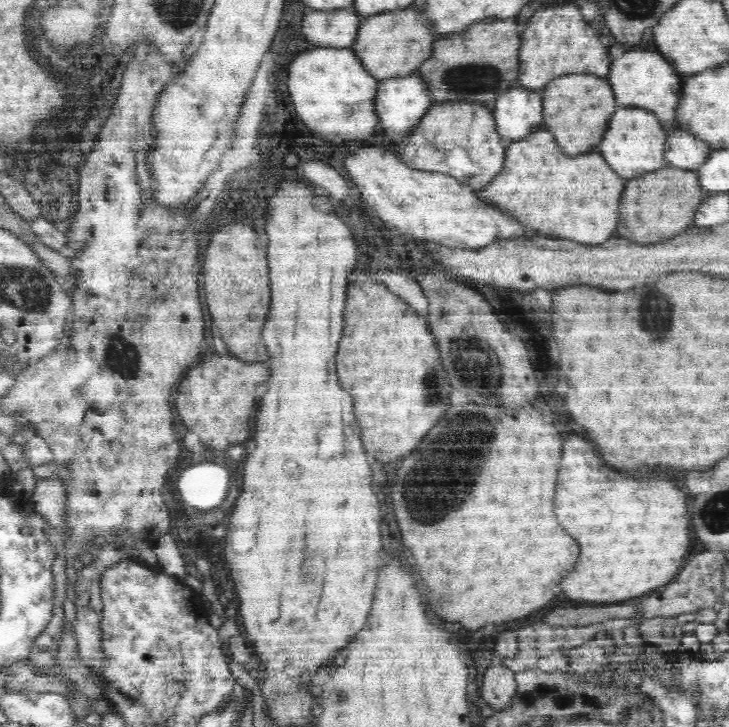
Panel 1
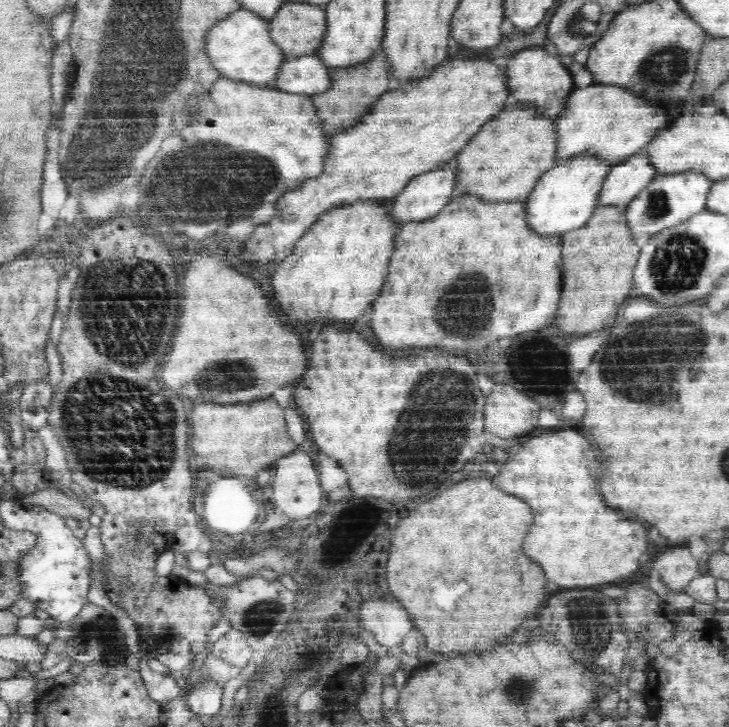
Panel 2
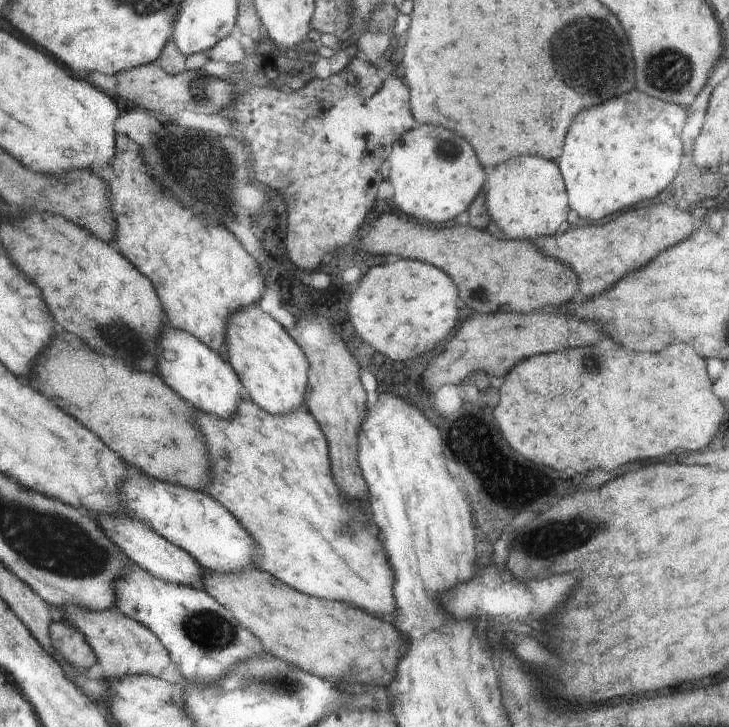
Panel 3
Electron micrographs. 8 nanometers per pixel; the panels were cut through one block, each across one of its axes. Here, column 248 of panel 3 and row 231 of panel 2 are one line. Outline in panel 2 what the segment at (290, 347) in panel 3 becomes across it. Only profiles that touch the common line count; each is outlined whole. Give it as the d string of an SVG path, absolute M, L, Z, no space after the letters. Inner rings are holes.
M358 201L340 208L322 214L322 217L300 238L296 252L290 258L284 258L284 262L278 266L276 274L272 276L274 300L286 318L354 320L380 294L382 285L385 283L387 263L390 262L394 238L400 229L400 226L389 220L391 203L375 204L375 202Z

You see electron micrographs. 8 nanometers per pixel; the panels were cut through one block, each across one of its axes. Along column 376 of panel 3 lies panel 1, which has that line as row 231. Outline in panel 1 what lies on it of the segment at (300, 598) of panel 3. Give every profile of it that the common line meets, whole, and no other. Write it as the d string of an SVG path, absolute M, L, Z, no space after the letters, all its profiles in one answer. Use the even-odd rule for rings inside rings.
M666 166L652 174L644 174L642 178L634 178L626 184L626 190L620 200L618 234L632 242L646 242L646 244L662 242L676 234L682 234L686 232L686 228L682 226L692 226L694 214L707 195L708 193L700 187L696 170ZM670 226L680 226L680 228L670 228Z

